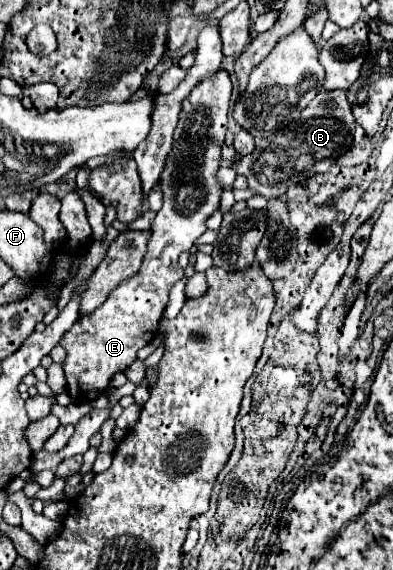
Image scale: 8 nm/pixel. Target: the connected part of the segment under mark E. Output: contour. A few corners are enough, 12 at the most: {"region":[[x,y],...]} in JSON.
{"region":[[233,83],[185,97],[139,273],[61,339],[71,401],[157,337],[179,255],[207,231]]}

